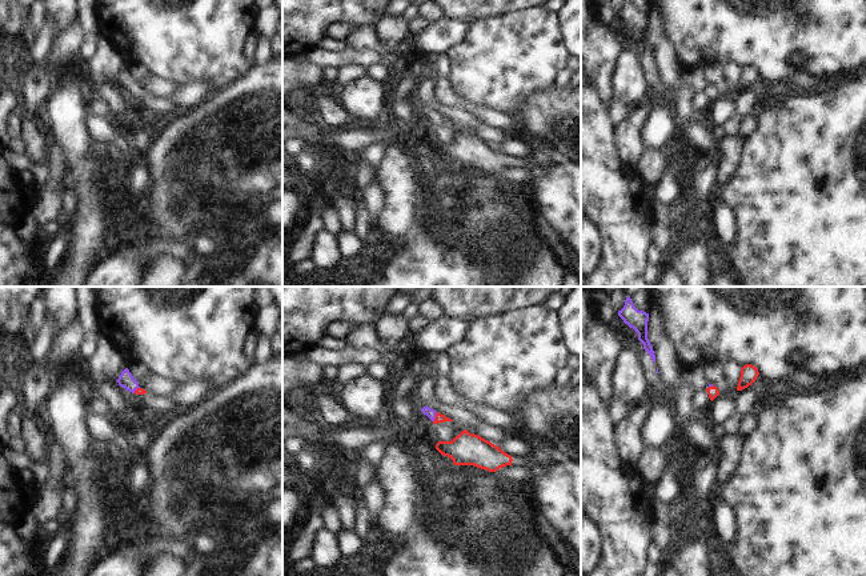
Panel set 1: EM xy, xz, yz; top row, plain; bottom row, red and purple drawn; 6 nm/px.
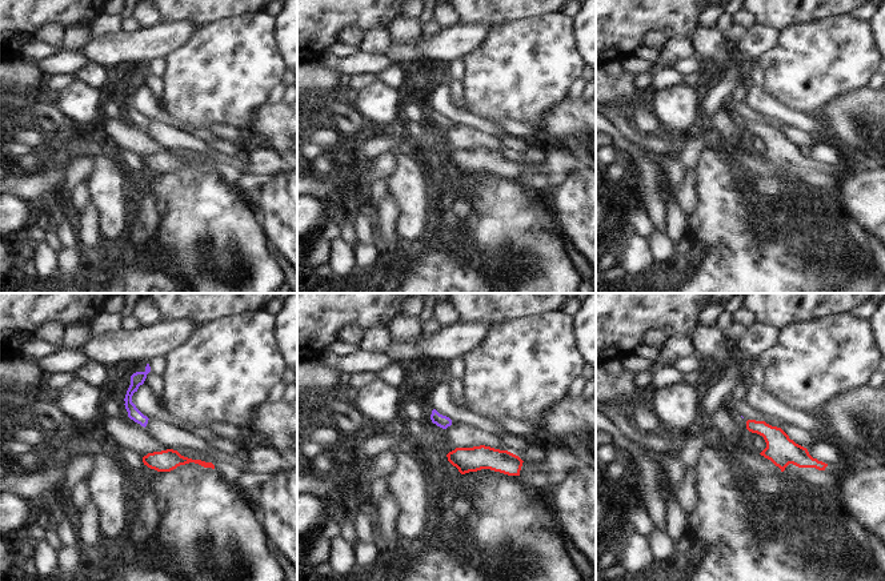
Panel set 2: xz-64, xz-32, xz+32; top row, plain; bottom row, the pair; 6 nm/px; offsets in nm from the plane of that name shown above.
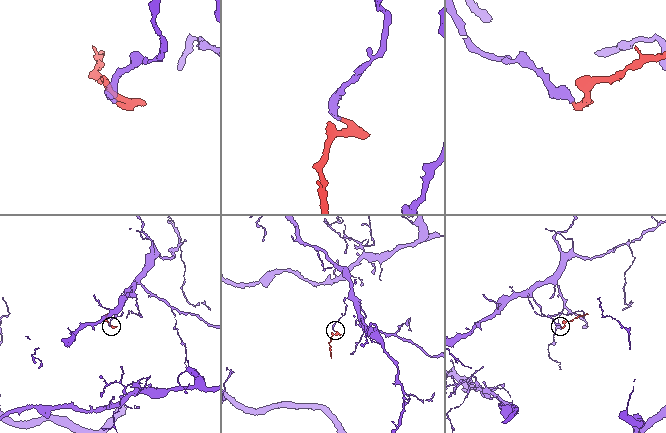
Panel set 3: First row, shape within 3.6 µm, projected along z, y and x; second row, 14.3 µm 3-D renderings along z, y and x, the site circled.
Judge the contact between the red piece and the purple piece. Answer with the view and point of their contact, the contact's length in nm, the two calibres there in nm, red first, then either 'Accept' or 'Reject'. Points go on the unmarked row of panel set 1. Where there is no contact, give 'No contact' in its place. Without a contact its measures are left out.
Touches red at xz (436, 119). Shared border 70 nm. Thickness 50 nm (red) against 60 nm. Accept.

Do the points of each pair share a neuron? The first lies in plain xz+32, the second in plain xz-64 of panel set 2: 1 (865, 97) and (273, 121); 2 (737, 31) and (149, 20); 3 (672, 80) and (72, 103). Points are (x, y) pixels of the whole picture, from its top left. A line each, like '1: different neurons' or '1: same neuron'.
1: same neuron
2: different neurons
3: different neurons

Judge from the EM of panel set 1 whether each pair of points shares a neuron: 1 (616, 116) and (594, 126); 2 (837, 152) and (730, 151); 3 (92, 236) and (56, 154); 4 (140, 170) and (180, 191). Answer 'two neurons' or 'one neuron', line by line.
1: two neurons
2: two neurons
3: two neurons
4: two neurons

